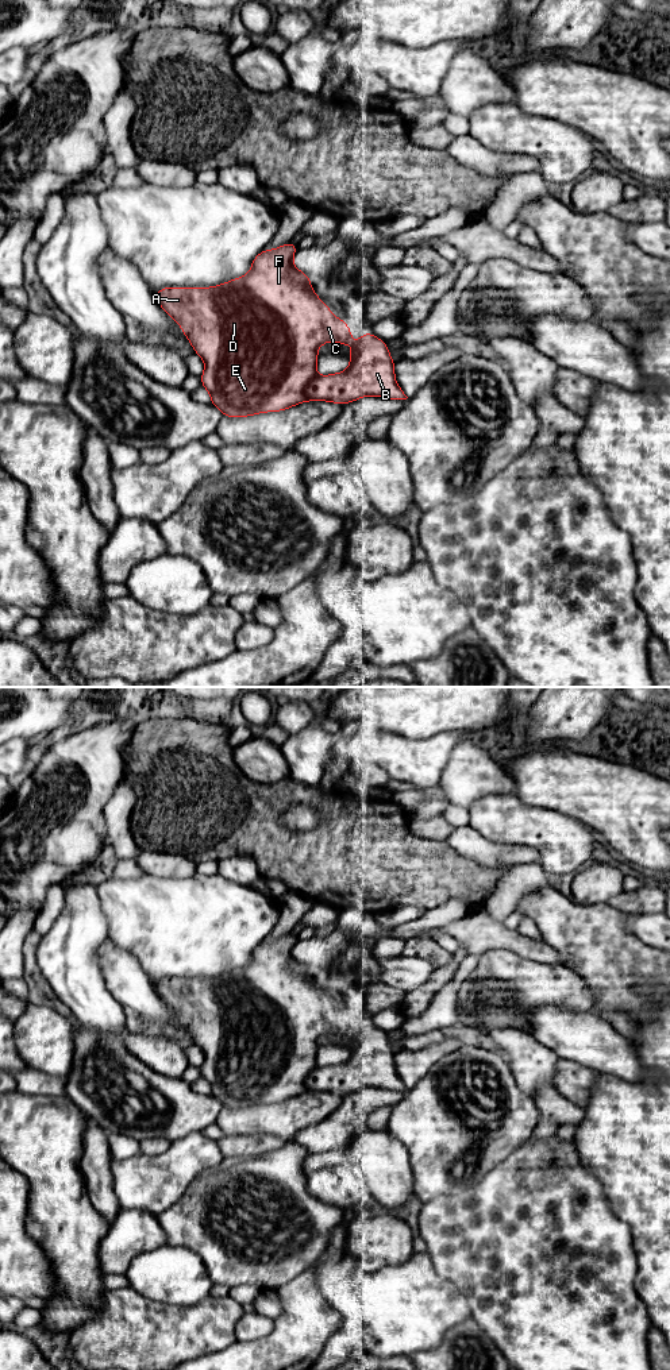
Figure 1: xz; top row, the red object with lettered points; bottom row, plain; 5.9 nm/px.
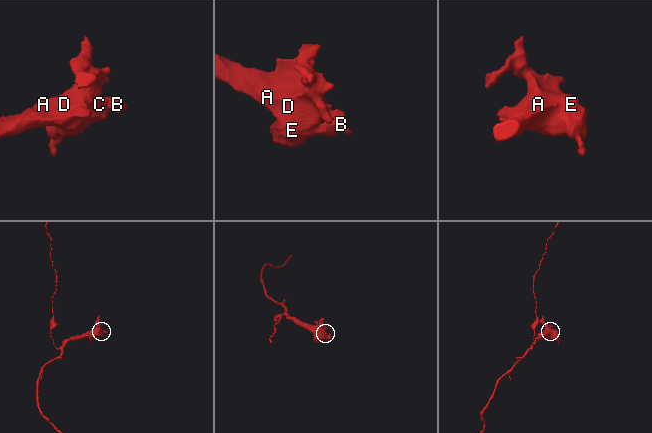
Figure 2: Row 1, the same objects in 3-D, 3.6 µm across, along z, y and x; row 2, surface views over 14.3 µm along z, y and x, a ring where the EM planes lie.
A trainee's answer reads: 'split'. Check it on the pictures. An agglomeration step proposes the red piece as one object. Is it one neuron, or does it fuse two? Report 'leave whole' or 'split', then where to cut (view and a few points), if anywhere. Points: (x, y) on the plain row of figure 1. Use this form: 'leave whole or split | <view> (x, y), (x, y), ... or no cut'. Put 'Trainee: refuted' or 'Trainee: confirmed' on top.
Trainee: refuted
leave whole | no cut

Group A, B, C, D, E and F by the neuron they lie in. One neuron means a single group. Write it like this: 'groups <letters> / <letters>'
groups A B C D E F

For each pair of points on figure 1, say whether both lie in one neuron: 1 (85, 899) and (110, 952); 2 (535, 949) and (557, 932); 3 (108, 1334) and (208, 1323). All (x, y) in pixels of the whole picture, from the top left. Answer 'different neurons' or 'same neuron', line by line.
1: different neurons
2: different neurons
3: same neuron

